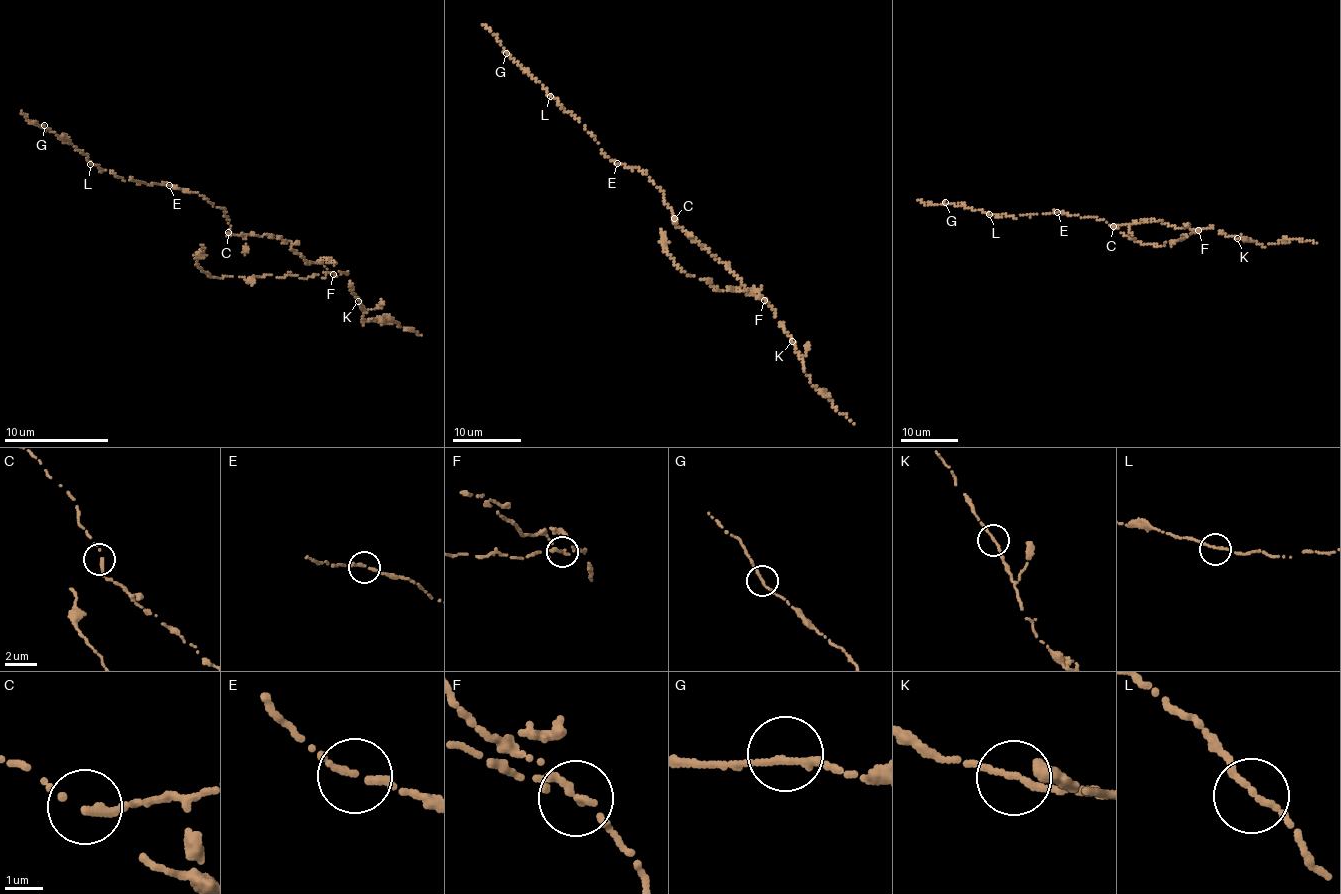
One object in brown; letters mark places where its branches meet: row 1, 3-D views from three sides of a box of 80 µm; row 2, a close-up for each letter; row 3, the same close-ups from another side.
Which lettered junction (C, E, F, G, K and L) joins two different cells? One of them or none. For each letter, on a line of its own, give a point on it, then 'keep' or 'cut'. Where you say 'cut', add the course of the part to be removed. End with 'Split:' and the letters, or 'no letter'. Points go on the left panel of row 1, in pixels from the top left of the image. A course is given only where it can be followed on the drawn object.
C: place (228, 232); keep
E: place (169, 185); keep
F: place (333, 274); cut; course (332, 273), (304, 279), (298, 275), (264, 275), (246, 280), (214, 277), (199, 268), (200, 245)
G: place (44, 125); keep
K: place (358, 301); keep
L: place (90, 164); keep
Split: F

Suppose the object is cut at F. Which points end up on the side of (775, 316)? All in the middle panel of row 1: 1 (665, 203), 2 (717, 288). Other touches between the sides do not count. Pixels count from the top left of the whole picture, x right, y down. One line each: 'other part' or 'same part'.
1: same part
2: other part

